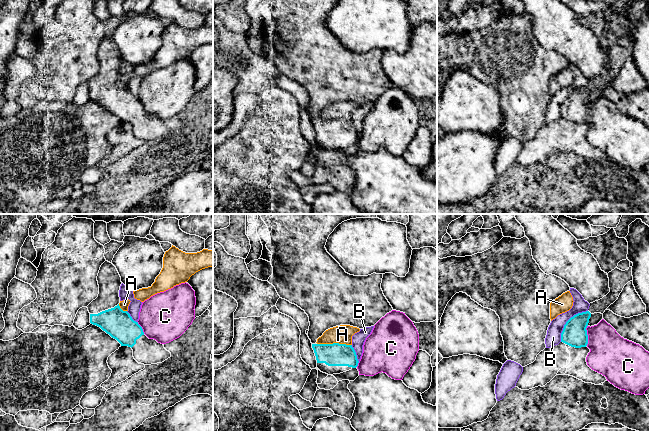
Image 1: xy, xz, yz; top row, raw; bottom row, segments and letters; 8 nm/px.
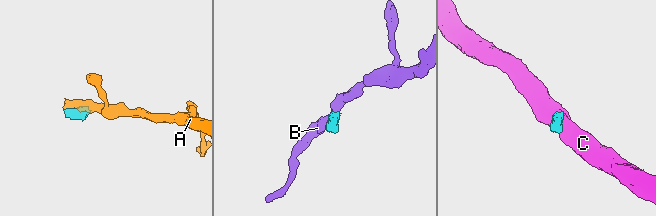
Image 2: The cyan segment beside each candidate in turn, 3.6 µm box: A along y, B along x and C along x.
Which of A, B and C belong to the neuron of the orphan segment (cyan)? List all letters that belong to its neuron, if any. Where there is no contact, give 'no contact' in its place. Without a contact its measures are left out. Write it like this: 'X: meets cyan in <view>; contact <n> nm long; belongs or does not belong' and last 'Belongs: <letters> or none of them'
A: meets cyan in xz; contact 280 nm long; does not belong
B: meets cyan in yz; contact 340 nm long; does not belong
C: meets cyan in yz; contact 170 nm long; does not belong
Belongs: none of them

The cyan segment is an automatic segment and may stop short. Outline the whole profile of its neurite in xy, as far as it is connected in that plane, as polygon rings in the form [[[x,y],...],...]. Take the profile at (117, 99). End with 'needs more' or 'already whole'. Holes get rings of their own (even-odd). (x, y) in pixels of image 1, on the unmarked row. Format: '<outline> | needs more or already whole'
[[[105,37],[99,46],[97,57],[98,73],[88,82],[90,99],[116,115],[121,122],[131,123],[134,135],[141,140],[162,139],[171,133],[164,121],[149,115],[138,98],[120,82],[119,66],[122,60],[116,43]]] | needs more

